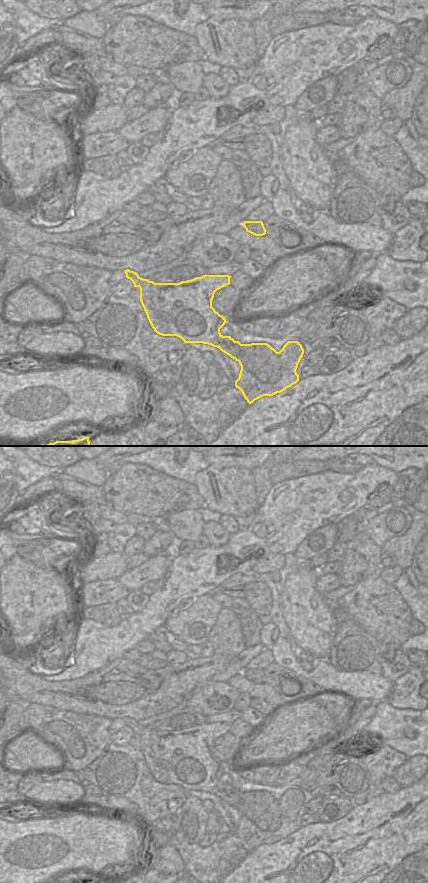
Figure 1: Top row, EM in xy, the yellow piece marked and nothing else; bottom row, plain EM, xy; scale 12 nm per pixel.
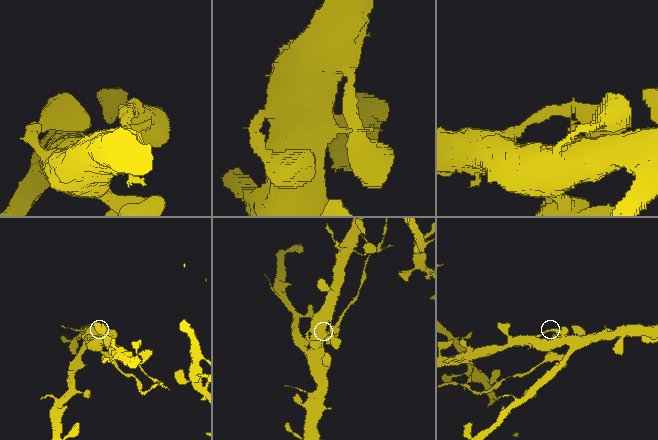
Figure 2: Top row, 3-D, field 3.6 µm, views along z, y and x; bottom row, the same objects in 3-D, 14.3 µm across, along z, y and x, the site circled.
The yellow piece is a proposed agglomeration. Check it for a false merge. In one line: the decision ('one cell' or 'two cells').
two cells

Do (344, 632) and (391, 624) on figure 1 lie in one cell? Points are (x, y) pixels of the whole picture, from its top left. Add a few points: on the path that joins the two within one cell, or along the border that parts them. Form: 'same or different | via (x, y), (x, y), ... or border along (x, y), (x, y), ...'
different | border along (347, 612), (367, 633), (383, 642)

